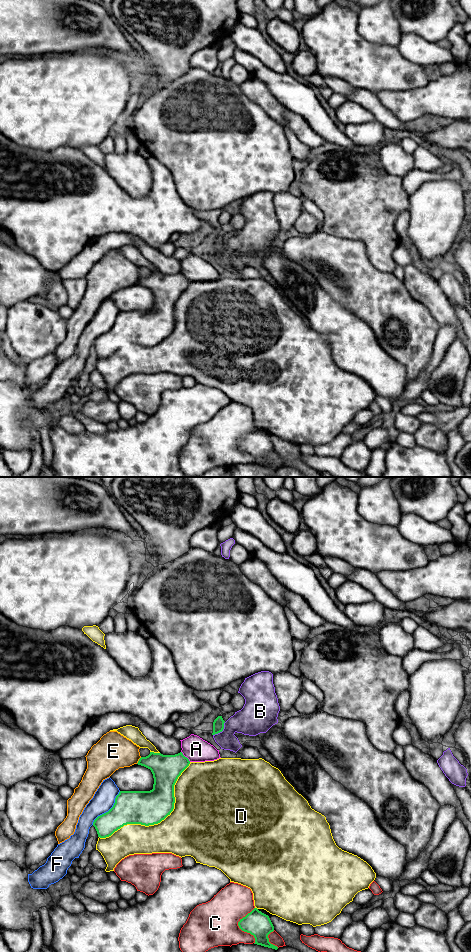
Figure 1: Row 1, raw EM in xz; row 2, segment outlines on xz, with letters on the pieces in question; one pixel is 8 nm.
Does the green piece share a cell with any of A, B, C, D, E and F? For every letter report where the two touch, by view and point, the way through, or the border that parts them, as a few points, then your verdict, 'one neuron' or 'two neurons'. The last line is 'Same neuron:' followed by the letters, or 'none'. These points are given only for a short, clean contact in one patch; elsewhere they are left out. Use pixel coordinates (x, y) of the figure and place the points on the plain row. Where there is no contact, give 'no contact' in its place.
A: contact xz (184, 276); two neurons
B: contact xz (221, 251); border xz (225, 242), (224, 248), (213, 255); two neurons
C: contact xz (239, 447); two neurons
D: contact xz (159, 342); two neurons
E: contact xz (139, 280); two neurons
F: contact xz (109, 330); two neurons
Same neuron: none

